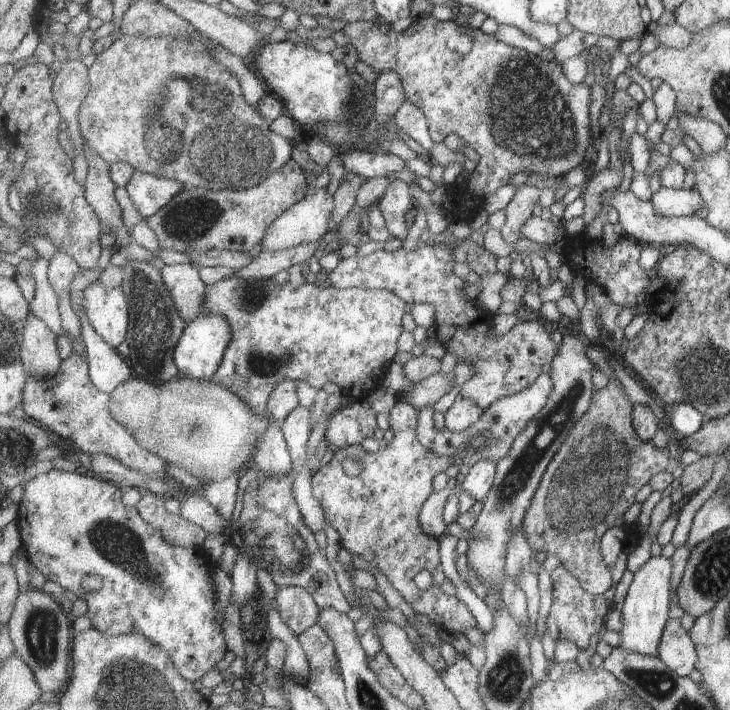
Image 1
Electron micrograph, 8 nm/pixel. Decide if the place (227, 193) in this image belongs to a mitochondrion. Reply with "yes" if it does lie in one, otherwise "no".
yes

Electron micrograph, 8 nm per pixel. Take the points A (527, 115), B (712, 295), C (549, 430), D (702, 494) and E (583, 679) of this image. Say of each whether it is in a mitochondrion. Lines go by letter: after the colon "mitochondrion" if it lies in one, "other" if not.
A: mitochondrion
B: other
C: mitochondrion
D: other
E: other

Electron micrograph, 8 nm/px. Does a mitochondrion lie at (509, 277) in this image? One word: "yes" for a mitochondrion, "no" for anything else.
no

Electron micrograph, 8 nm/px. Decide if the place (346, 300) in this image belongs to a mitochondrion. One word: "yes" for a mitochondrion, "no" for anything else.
no

